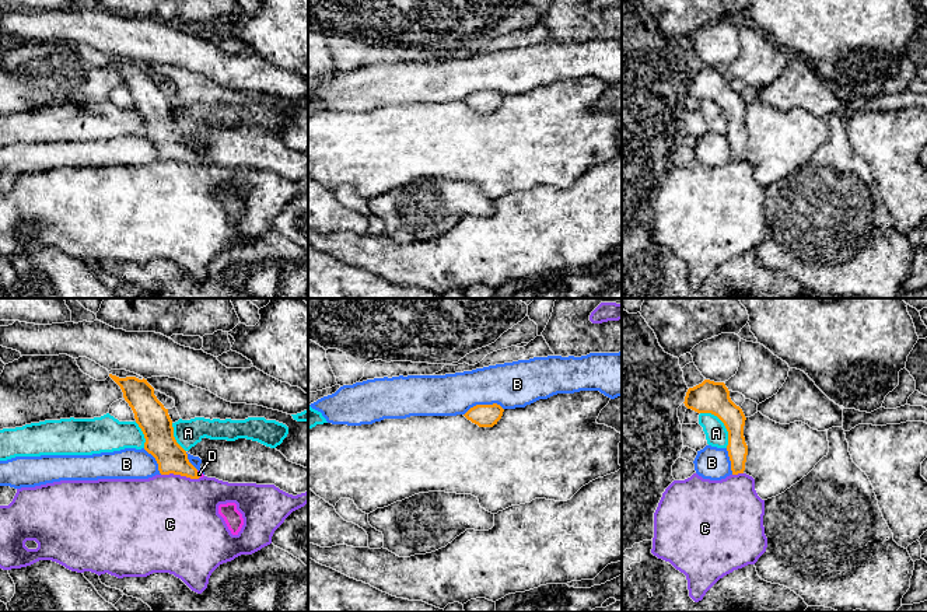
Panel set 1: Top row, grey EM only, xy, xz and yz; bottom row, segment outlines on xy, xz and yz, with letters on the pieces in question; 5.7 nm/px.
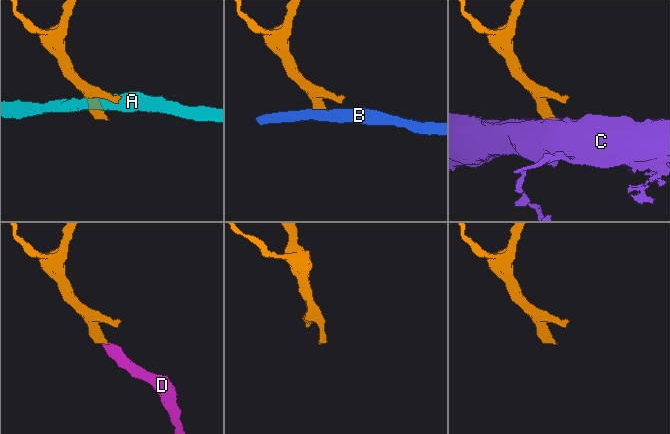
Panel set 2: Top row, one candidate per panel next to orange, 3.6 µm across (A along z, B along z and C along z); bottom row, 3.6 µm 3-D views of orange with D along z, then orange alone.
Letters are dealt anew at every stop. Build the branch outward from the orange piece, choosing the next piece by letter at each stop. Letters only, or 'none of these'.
D

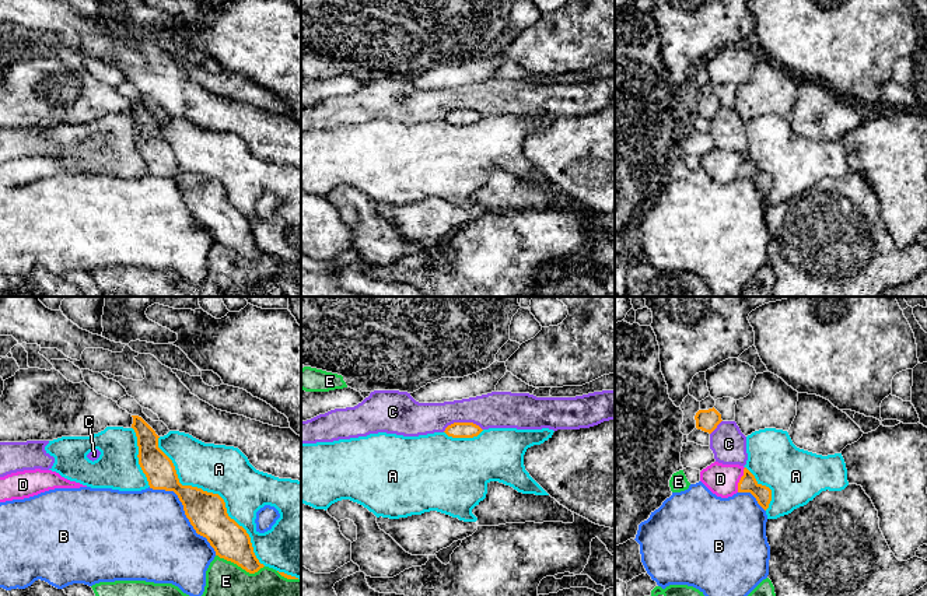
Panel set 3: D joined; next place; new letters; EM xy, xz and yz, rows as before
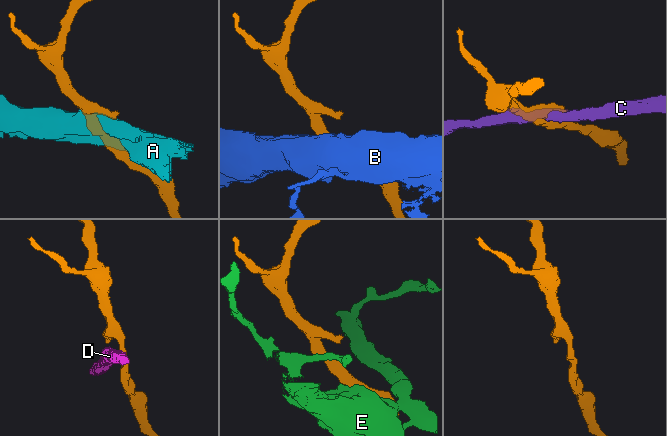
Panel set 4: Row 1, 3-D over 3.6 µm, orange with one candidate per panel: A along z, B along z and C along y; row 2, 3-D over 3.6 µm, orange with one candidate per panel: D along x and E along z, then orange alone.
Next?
none of these

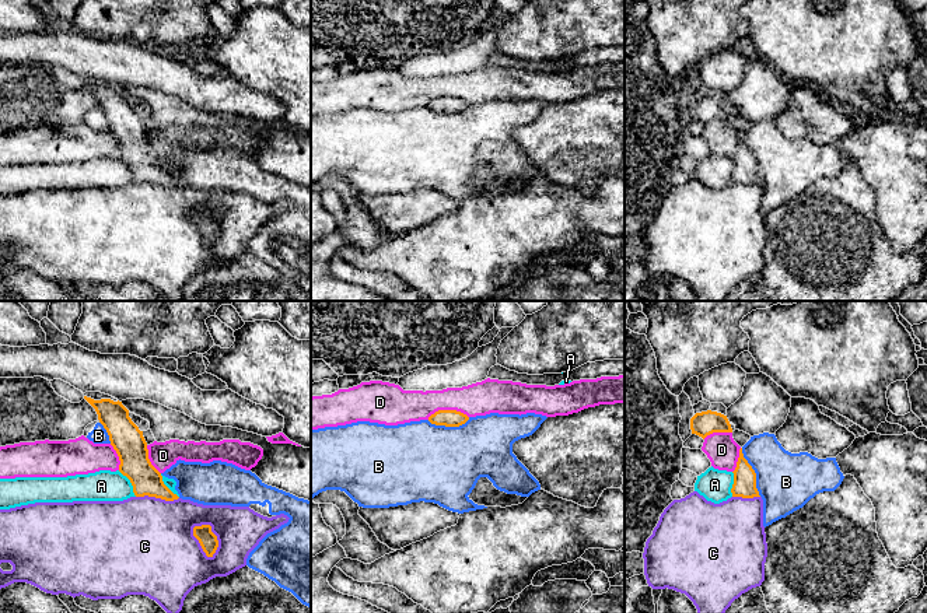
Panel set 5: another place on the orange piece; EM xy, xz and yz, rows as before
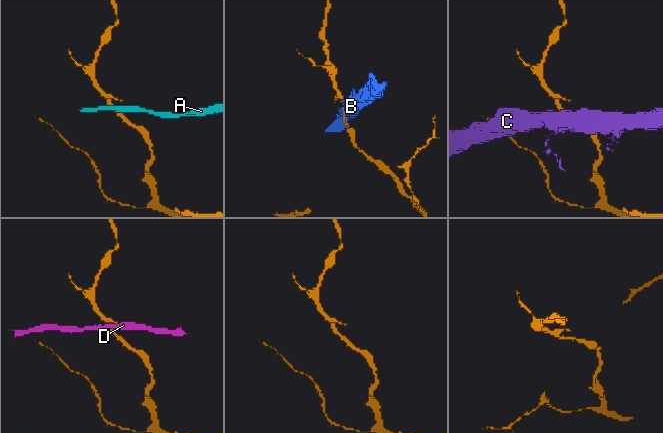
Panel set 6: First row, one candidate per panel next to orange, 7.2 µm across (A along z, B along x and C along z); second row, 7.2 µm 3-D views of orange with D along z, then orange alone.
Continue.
none of these

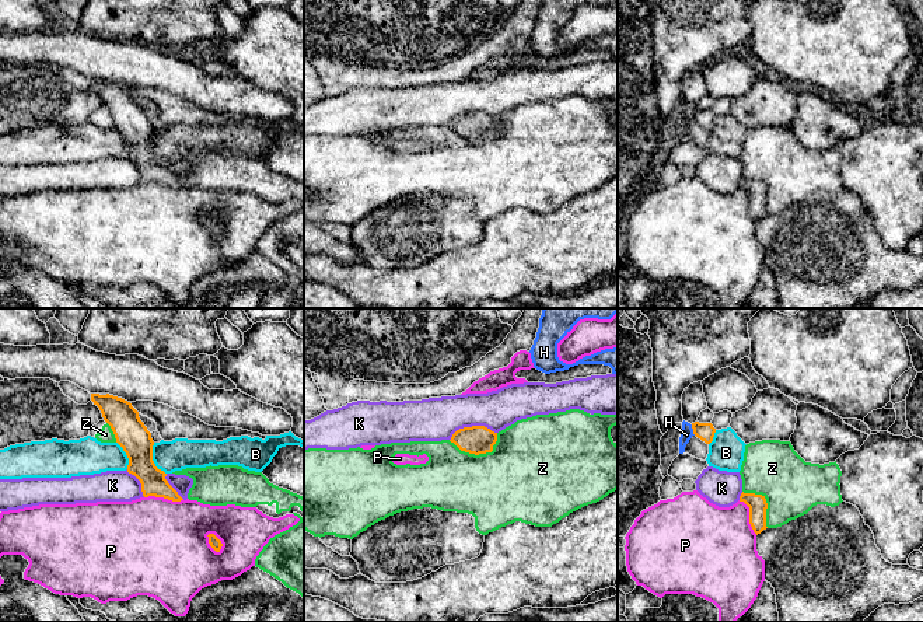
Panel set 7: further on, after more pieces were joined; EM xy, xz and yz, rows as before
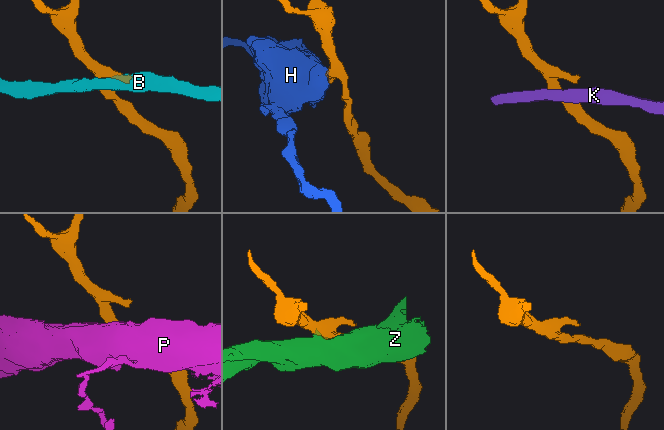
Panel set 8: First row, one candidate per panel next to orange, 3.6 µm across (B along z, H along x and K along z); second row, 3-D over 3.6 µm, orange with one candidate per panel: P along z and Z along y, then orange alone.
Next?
none of these

